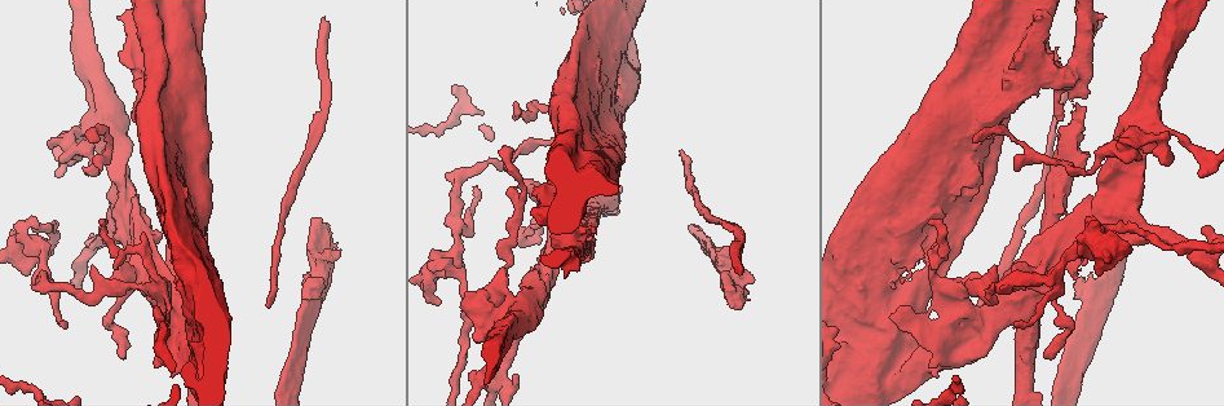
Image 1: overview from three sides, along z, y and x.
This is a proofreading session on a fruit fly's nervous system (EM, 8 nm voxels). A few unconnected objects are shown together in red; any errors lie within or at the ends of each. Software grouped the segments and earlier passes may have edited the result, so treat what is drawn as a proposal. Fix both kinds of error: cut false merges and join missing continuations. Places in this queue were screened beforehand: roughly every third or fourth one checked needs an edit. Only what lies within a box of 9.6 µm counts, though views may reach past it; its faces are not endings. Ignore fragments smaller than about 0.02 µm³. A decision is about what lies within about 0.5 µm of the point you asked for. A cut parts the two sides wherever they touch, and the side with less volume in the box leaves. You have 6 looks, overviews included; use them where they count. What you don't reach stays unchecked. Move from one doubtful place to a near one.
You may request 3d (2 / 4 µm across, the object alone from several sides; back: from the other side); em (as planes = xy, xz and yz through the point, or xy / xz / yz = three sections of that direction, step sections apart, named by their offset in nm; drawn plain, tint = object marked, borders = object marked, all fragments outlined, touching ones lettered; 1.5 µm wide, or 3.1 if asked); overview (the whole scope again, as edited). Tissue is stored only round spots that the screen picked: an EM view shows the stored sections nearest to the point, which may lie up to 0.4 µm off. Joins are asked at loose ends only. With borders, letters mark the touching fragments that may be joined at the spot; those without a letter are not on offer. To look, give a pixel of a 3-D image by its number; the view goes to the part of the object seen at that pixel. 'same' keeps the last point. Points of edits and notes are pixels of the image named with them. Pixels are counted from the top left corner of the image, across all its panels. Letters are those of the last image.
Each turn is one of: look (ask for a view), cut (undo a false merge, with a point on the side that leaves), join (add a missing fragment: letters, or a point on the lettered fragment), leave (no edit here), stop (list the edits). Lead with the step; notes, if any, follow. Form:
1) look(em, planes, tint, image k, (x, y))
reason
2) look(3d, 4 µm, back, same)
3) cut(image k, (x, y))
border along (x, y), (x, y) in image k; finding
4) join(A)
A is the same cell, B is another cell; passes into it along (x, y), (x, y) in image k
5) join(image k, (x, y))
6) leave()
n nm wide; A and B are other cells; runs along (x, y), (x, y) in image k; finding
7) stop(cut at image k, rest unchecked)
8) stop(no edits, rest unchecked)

look(3d, 2 µm, image 1, (457, 228))
thin neck

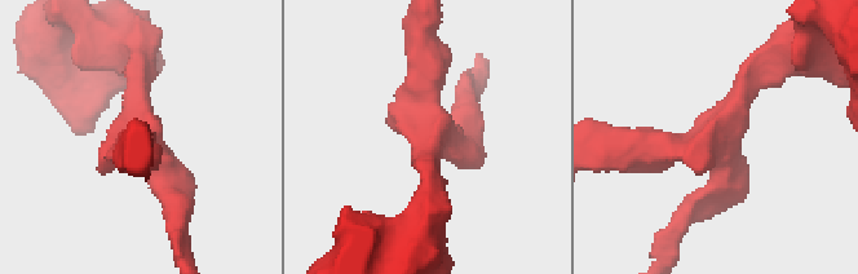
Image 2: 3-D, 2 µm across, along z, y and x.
look(em, planes, borders, image 2, (712, 136))
need the tissue

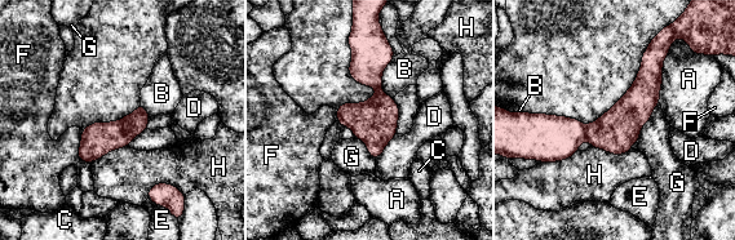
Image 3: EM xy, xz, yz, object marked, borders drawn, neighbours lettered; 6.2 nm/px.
cut(image 3, (619, 128))
A, B, C, D, E, F, G and H are other cells; the part that leaves runs along (658, 57), (643, 94), (594, 143) in image 3; two cells meet here

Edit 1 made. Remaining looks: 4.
look(3d, 4 µm, image 1, (982, 178))
an open end

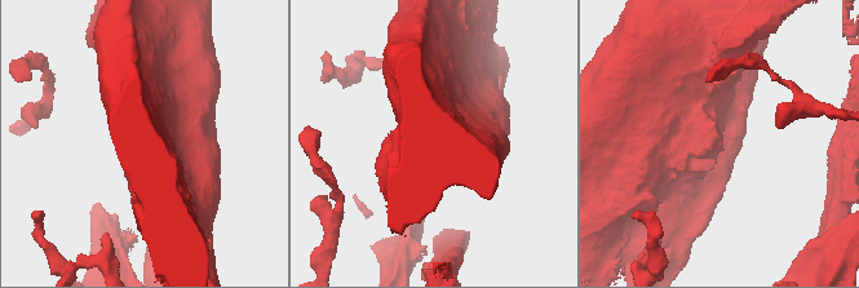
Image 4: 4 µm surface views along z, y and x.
look(em, planes, plain, image 4, (721, 141))

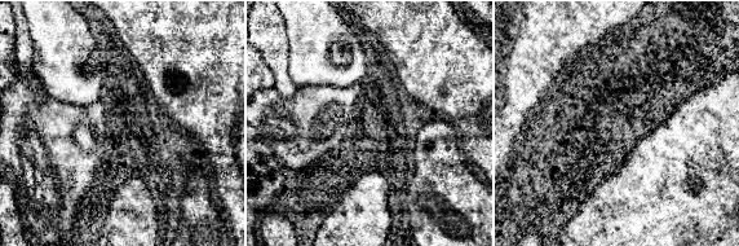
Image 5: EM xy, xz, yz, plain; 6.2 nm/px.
look(em, planes, borders, same)

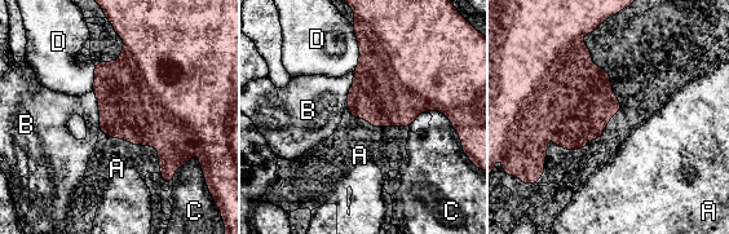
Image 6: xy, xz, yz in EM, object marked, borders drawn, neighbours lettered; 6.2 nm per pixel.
leave()
A, B, C and D are other cells; border along (581, 38), (546, 157) in image 6; none of them fits

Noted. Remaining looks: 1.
look(em, planes, borders, image 1, (122, 15))
stops while still wide

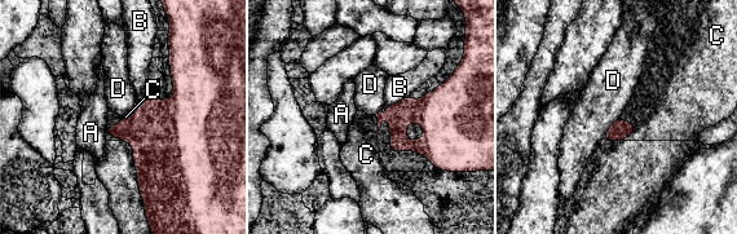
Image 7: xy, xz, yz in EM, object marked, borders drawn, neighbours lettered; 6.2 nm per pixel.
leave()
C touches over 500 nm; A, B, C and D are other cells; border along (385, 105), (389, 148), (435, 166) in image 7; none of them fits

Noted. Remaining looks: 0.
stop(cut at image 3, rest unchecked)

